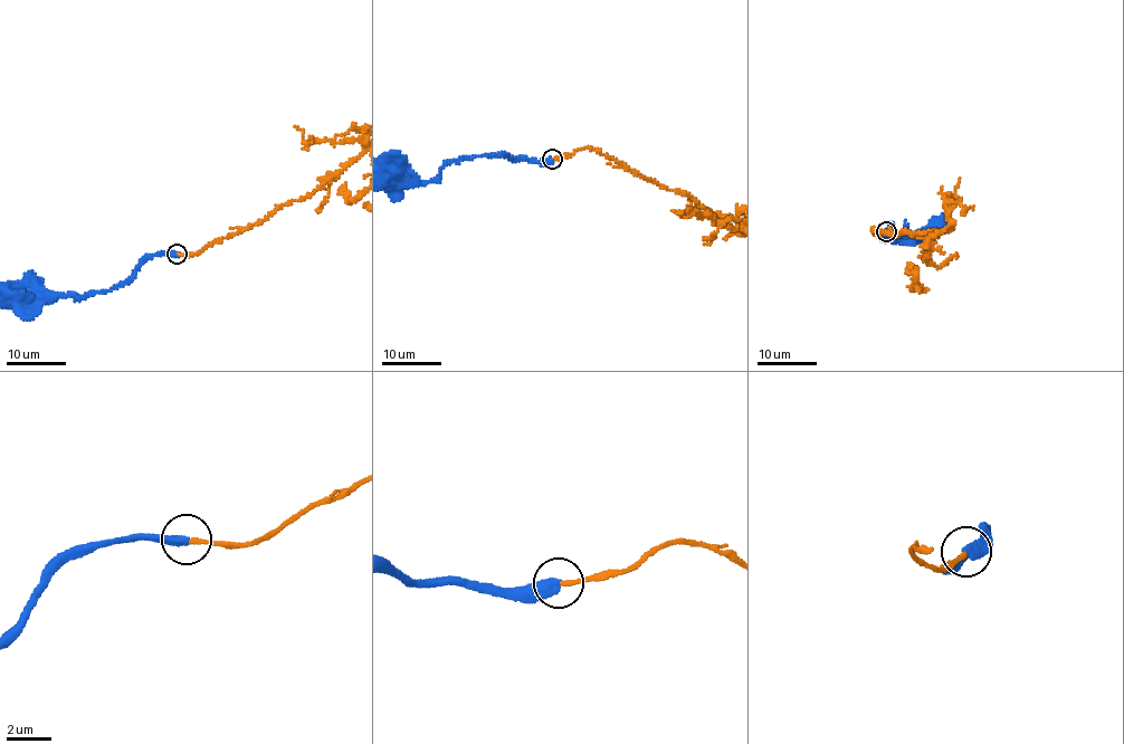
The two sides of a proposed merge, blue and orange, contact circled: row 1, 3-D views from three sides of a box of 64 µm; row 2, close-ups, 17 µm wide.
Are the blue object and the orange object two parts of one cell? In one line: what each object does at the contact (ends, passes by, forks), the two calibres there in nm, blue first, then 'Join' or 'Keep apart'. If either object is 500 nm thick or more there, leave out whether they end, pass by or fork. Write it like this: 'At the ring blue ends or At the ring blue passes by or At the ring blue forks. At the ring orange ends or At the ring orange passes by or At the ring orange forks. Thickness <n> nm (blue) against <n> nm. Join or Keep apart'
At the ring blue ends. At the ring orange ends. Thickness 480 nm (blue) against 200 nm. Keep apart

